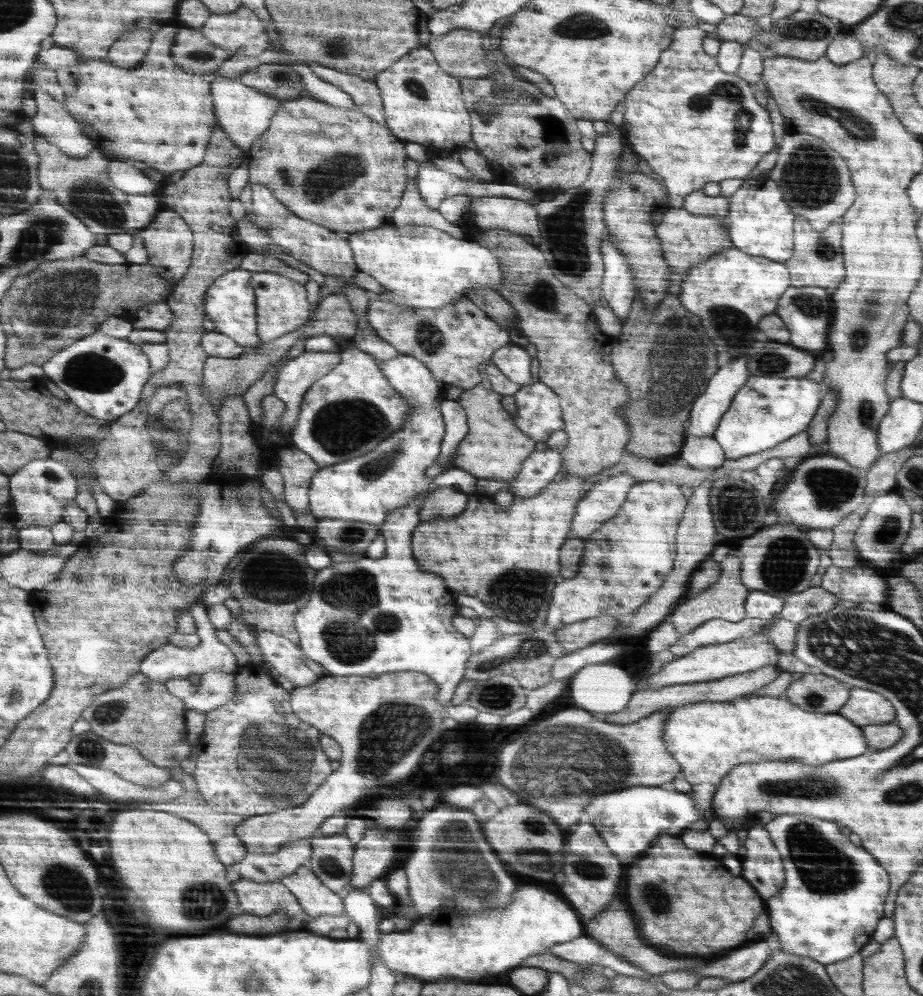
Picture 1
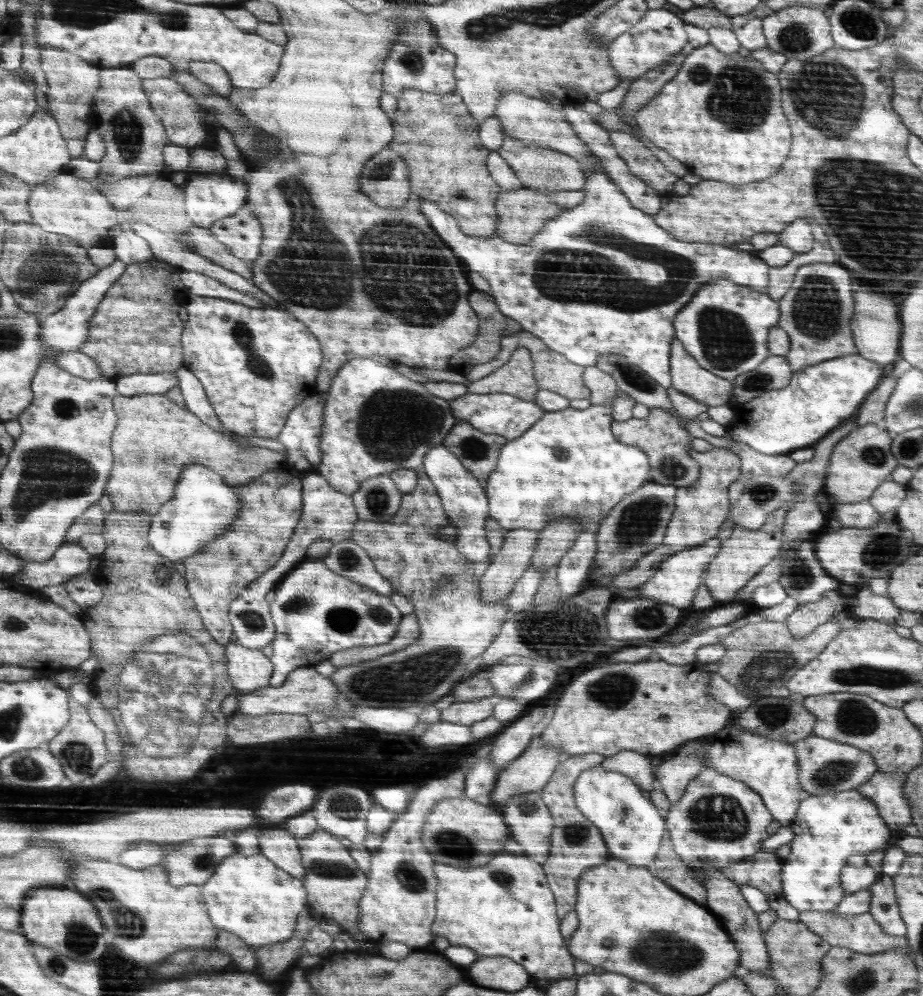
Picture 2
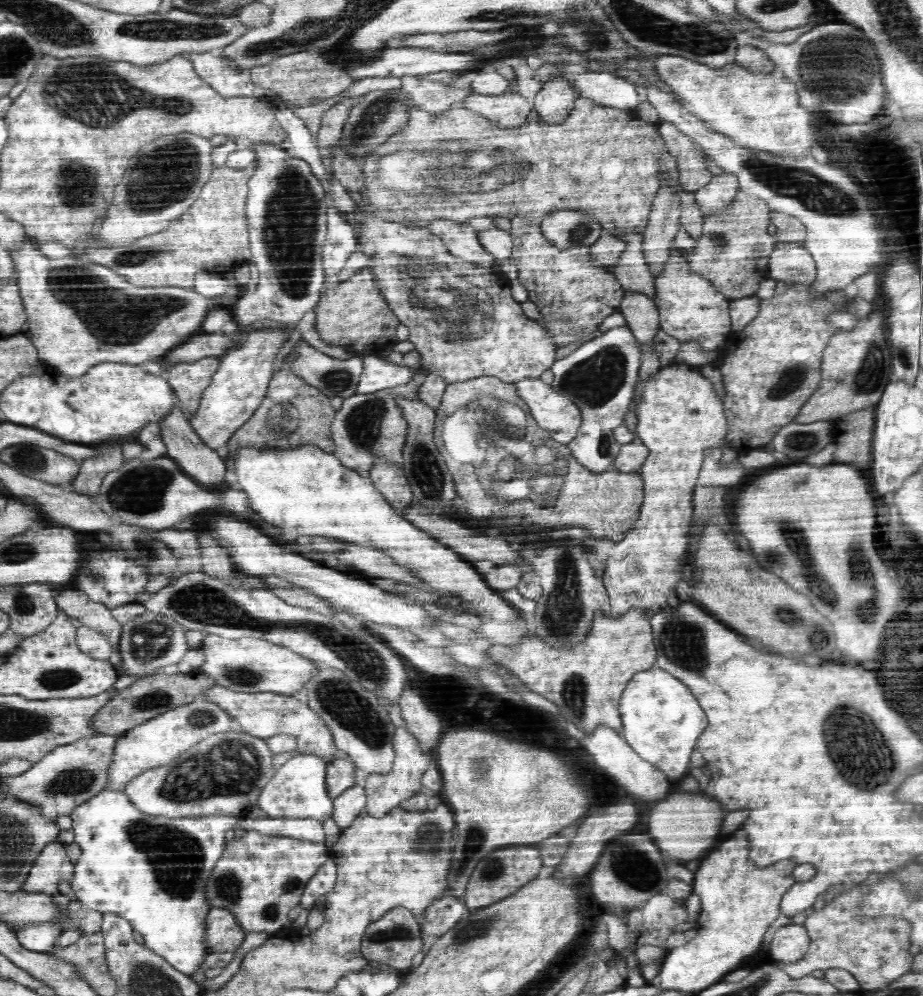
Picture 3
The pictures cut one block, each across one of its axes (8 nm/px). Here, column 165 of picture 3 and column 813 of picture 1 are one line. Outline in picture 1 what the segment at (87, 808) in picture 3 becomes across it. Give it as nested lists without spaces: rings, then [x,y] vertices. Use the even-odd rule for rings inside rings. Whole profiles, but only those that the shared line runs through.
[[[799,814],[777,815],[764,826],[778,846],[786,870],[786,882],[767,904],[771,930],[776,932],[779,939],[776,946],[789,954],[810,957],[825,965],[855,955],[870,942],[874,928],[882,918],[884,901],[891,885],[882,864],[876,862],[876,858],[872,858],[866,849],[852,844],[848,836],[842,834],[841,826],[830,820]]]

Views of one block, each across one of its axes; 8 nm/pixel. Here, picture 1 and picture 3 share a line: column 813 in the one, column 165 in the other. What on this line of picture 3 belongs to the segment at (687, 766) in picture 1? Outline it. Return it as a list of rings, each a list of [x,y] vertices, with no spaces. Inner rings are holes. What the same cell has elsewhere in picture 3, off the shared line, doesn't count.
[[[199,694],[190,704],[173,708],[122,733],[115,740],[107,768],[107,790],[123,790],[136,776],[165,764],[204,740],[207,736],[239,730],[235,720],[217,704]]]

